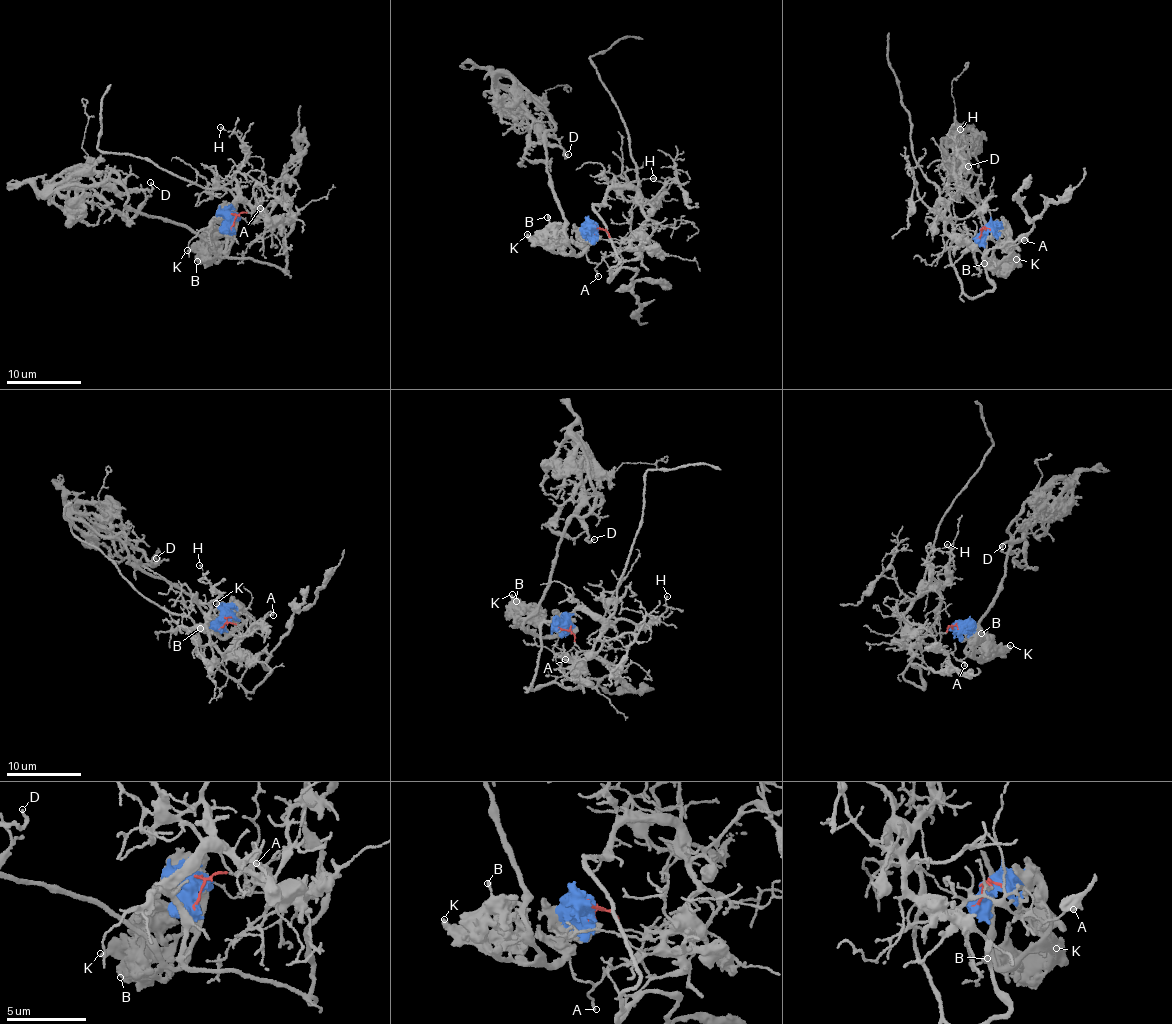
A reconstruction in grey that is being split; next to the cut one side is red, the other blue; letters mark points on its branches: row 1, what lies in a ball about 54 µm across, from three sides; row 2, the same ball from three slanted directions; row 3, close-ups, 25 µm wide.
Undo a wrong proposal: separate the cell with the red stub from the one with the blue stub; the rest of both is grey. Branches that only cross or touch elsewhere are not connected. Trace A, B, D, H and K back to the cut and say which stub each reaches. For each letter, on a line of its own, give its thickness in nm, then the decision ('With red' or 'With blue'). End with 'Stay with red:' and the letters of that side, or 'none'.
A: Thickness 150 nm. With red
B: Thickness 200 nm. With blue
D: Thickness 200 nm. With blue
H: Thickness 130 nm. With red
K: Thickness 400 nm. With blue
Stay with red: A, H

